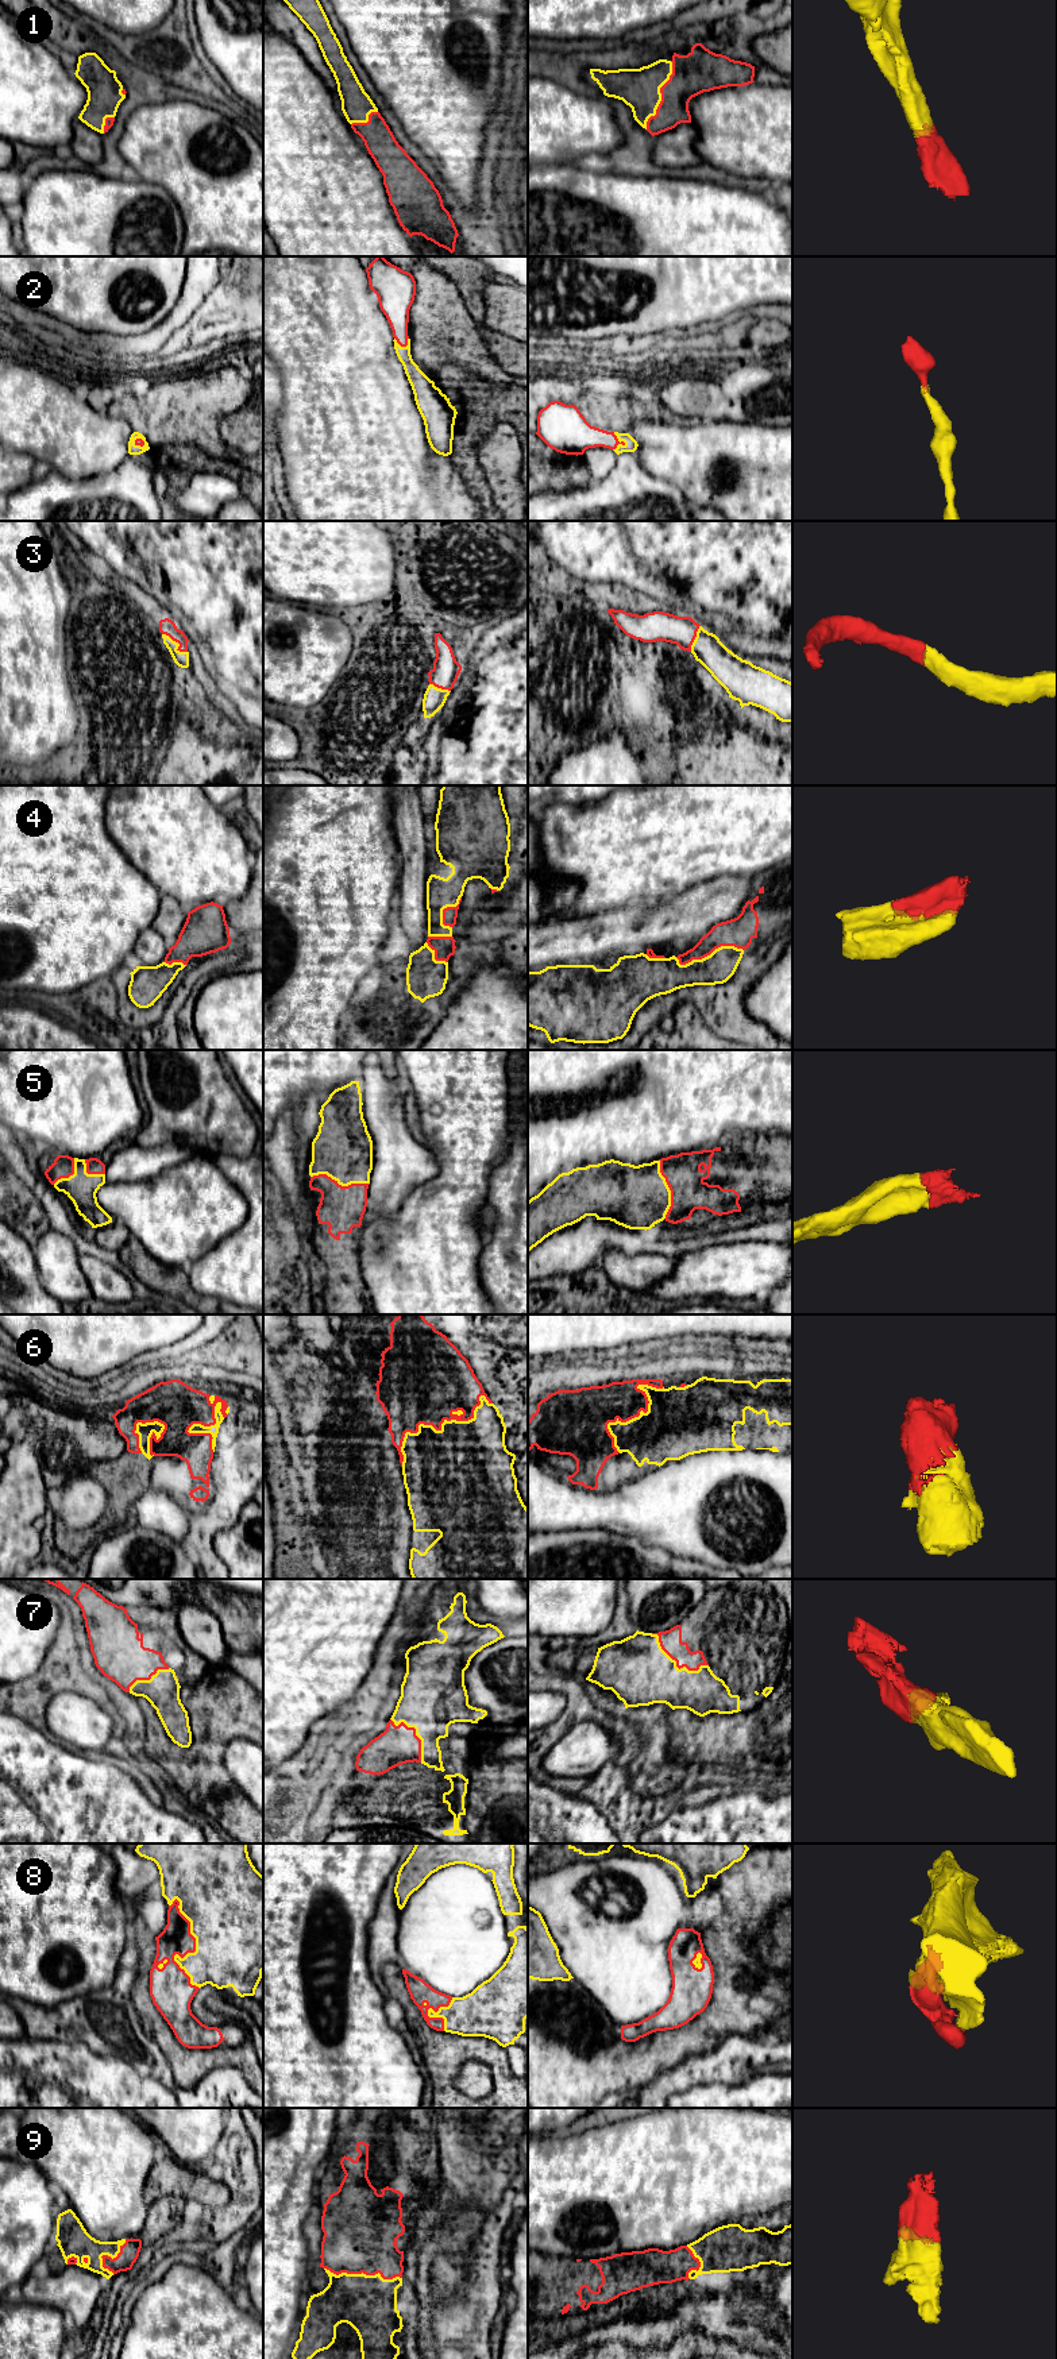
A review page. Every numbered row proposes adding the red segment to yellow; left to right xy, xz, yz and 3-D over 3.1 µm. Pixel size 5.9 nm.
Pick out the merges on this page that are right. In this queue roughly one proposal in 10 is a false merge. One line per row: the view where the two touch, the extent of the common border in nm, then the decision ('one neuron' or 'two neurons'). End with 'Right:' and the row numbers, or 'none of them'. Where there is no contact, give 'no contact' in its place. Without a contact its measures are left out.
1: yz | 440 nm | one neuron
2: yz | 110 nm | one neuron
3: xy | 190 nm | one neuron
4: yz | 420 nm | one neuron
5: xz | 360 nm | one neuron
6: xz | 650 nm | one neuron
7: yz | 400 nm | one neuron
8: xy | 550 nm | one neuron
9: xz | 460 nm | one neuron
Right: 1, 2, 3, 4, 5, 6, 7, 8, 9

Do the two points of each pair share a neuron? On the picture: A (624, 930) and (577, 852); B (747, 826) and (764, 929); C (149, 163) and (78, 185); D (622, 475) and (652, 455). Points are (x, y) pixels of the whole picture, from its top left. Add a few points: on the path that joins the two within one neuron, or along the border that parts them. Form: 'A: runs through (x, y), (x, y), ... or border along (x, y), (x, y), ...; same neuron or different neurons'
A: border along (641, 900), (579, 917); different neurons
B: border along (778, 863), (752, 877); different neurons
C: border along (115, 178), (131, 182), (143, 181), (146, 184); different neurons
D: border along (633, 452), (645, 470), (666, 481); different neurons

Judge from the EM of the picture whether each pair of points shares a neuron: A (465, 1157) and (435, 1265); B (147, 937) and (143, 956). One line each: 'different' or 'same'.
A: same
B: same

